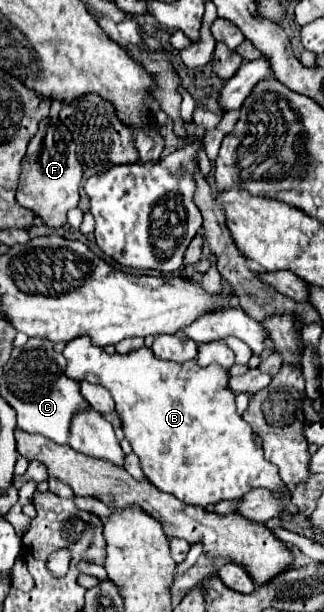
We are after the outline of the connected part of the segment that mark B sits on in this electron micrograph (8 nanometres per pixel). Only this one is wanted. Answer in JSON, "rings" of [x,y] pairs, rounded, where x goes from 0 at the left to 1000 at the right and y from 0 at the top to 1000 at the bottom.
{"rings":[[[231,552],[213,559],[194,572],[194,582],[207,588],[201,611],[213,618],[312,627],[343,641],[386,716],[398,719],[410,739],[429,745],[448,781],[491,801],[540,807],[552,817],[590,827],[639,827],[682,817],[744,814],[781,797],[818,797],[873,817],[861,840],[867,846],[910,843],[923,837],[917,827],[880,810],[886,797],[861,781],[855,761],[812,748],[812,735],[781,719],[775,696],[731,676],[725,641],[701,631],[707,608],[682,605],[682,598],[651,595],[620,601],[602,595],[602,588],[565,595],[491,588],[448,565],[398,578],[330,578],[318,569],[287,565],[275,552]]]}

